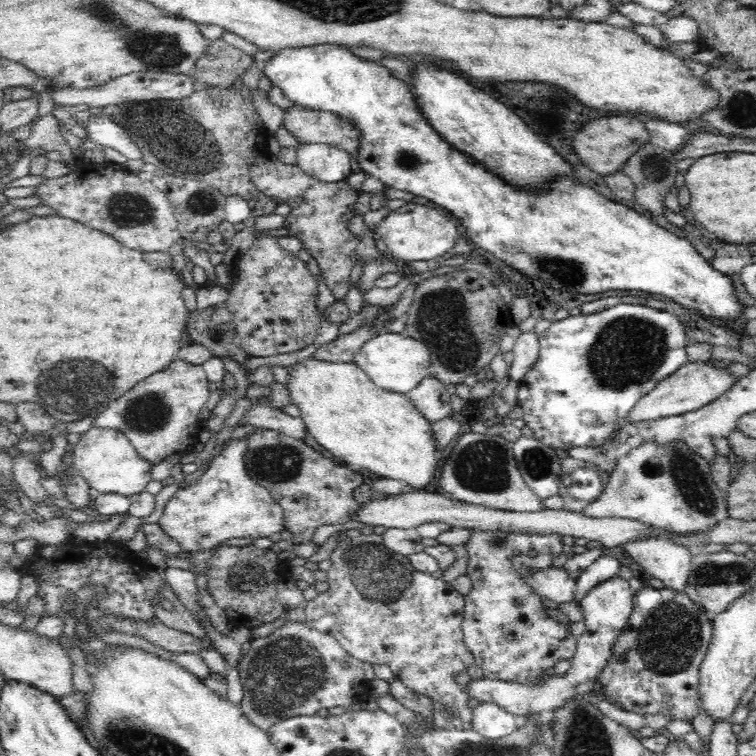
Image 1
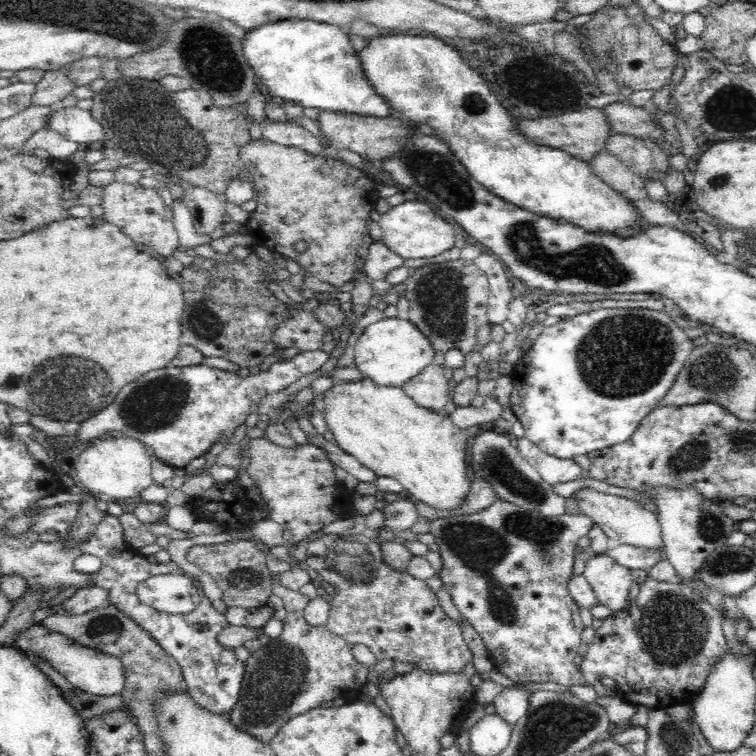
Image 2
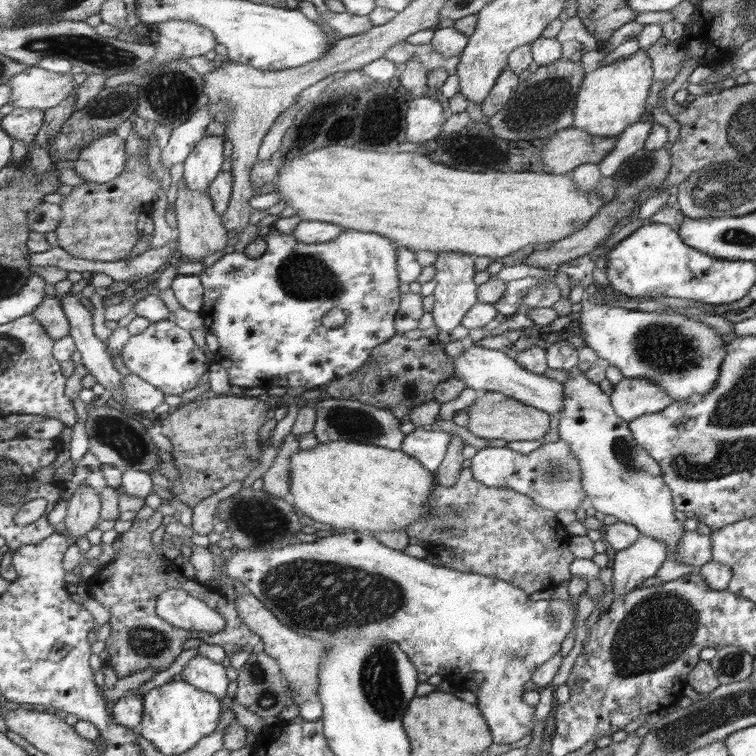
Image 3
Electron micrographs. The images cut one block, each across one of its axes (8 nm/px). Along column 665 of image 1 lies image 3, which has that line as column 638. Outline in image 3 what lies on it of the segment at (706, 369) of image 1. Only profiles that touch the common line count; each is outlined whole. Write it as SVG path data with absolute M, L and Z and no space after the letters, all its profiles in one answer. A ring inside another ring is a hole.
M624 377L613 386L611 402L620 418L632 422L646 414L658 413L670 406L672 398L658 386L646 378Z

